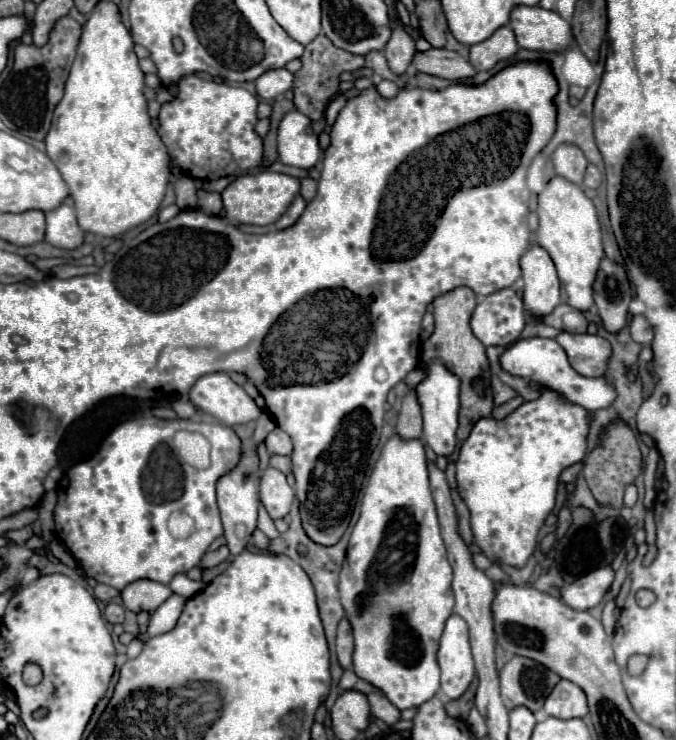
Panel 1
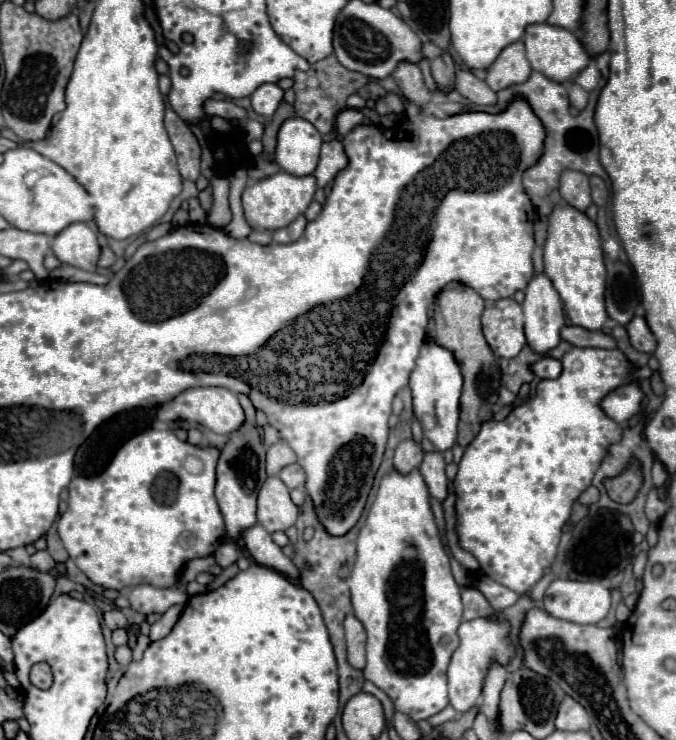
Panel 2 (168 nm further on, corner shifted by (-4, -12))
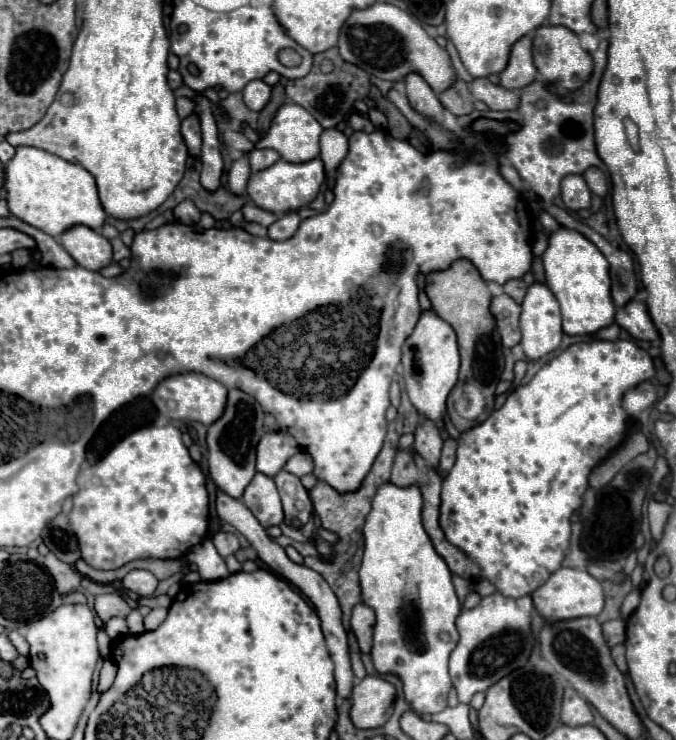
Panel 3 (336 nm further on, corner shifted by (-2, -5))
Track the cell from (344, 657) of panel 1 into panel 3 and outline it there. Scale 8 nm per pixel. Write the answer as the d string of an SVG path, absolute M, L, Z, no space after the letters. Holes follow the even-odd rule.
M357 603L351 613L351 629L357 637L359 651L369 653L371 643L373 643L373 623L375 623L375 613L369 609L365 603Z

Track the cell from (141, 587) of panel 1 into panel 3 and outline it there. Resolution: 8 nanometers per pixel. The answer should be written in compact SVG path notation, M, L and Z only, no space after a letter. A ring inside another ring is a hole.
M135 569L135 571L131 571L131 573L125 575L123 585L125 585L129 591L137 593L139 597L151 597L151 595L155 593L155 589L157 589L157 579L155 579L149 571Z

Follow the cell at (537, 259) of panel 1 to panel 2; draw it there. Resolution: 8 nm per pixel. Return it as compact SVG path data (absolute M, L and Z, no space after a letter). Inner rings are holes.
M535 274L525 288L523 314L527 344L533 352L545 356L561 342L559 332L565 326L563 304L545 274Z

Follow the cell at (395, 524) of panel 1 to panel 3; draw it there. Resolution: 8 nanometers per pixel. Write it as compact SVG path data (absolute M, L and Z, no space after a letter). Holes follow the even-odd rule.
M393 483L381 485L373 497L373 507L363 525L365 551L359 569L361 583L361 599L375 611L373 625L373 647L371 659L373 667L379 673L397 675L403 683L405 701L419 715L433 715L447 707L447 695L451 691L451 679L447 671L447 661L451 651L459 641L459 633L455 629L455 619L461 613L461 603L451 583L451 571L445 565L445 559L437 555L427 531L421 521L423 497L419 485L397 487Z

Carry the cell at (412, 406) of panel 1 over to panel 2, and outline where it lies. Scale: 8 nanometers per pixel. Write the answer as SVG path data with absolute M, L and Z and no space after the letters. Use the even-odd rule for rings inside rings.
M413 440L401 442L395 450L395 456L393 456L393 464L399 474L409 474L411 470L419 468L421 460L423 460L423 450Z

